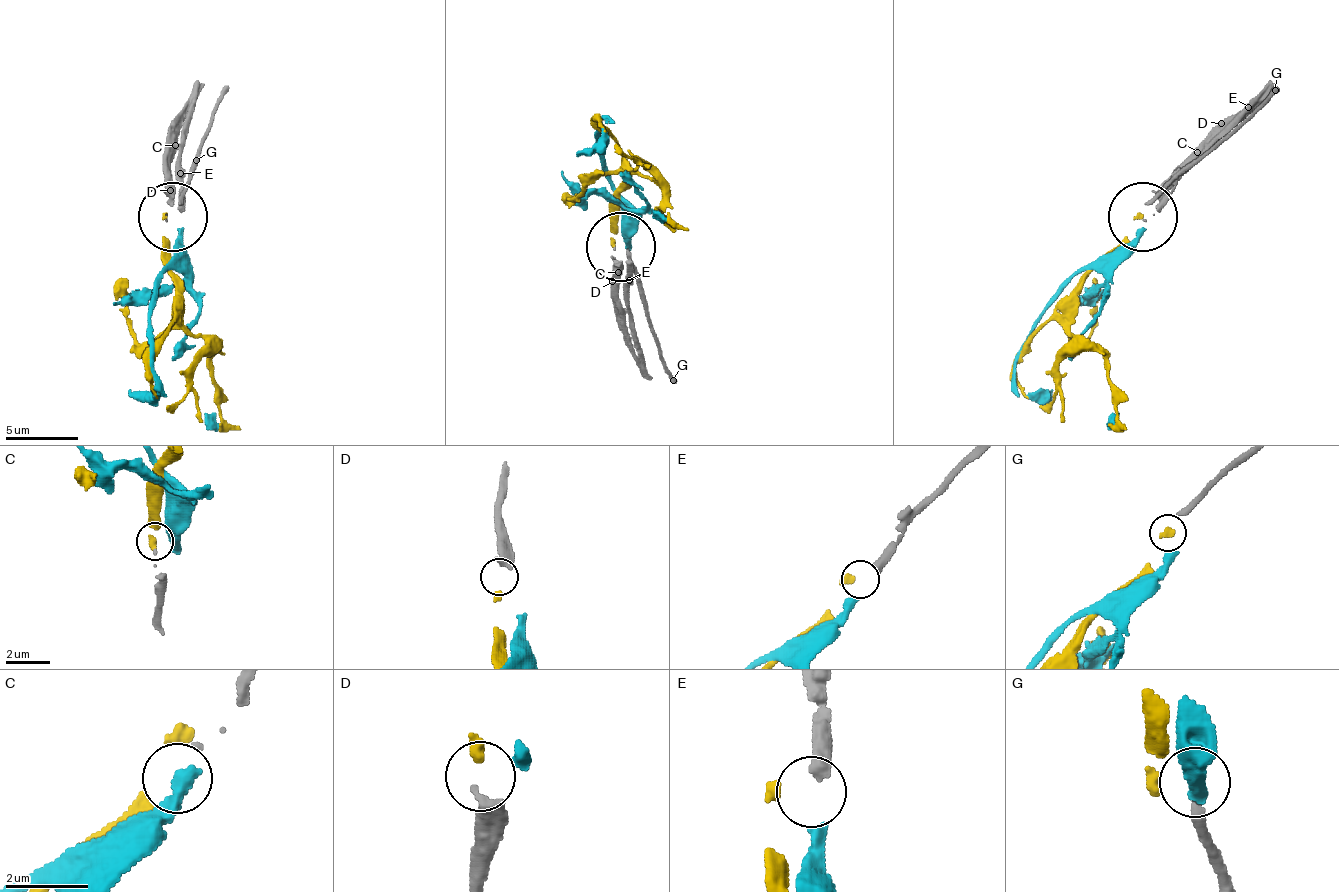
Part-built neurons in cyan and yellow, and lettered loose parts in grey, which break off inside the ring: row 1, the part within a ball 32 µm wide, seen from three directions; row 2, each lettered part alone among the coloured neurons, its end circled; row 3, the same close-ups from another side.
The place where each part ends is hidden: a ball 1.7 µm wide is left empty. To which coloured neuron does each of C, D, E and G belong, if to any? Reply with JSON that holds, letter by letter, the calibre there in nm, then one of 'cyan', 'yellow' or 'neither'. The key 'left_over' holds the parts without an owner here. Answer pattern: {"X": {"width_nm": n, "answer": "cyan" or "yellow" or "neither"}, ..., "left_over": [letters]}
{"C": {"width_nm": 80, "answer": "neither"}, "D": {"width_nm": 440, "answer": "yellow"}, "E": {"width_nm": 400, "answer": "cyan"}, "G": {"width_nm": 280, "answer": "neither"}, "left_over": ["C", "G"]}

